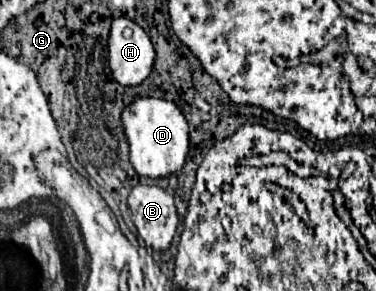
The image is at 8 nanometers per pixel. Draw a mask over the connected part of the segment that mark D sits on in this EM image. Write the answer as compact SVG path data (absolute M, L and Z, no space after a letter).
M139 96L131 102L131 106L123 110L121 122L131 148L131 164L139 176L163 178L183 168L189 152L189 128L175 102L153 96Z

